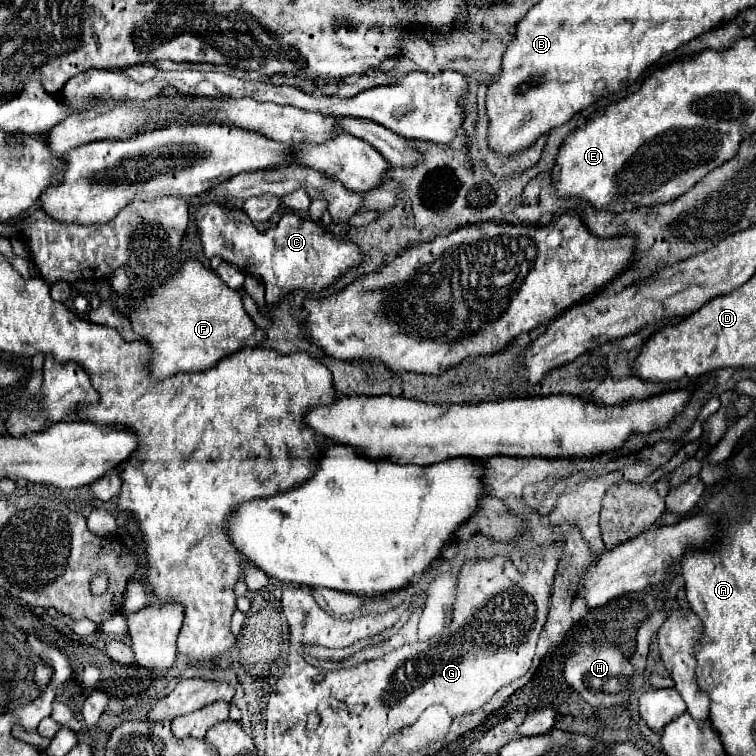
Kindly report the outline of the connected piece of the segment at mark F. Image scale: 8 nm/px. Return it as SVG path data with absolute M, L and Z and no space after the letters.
M198 259L180 261L178 271L166 281L154 281L146 289L138 287L138 295L126 303L126 315L134 333L152 349L150 377L158 381L180 371L202 371L238 349L264 343L266 331L256 327L246 313L242 297L244 289L230 289Z

